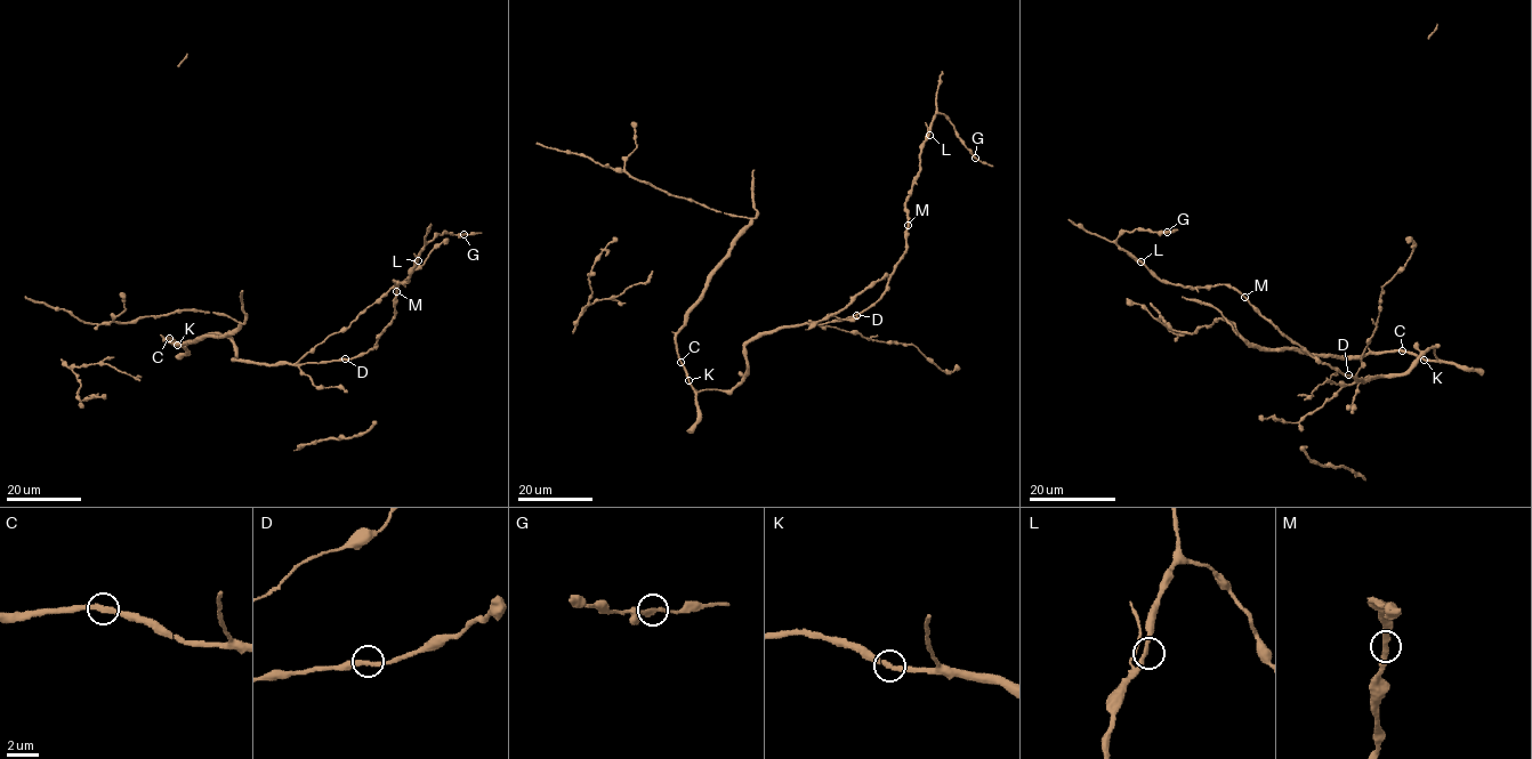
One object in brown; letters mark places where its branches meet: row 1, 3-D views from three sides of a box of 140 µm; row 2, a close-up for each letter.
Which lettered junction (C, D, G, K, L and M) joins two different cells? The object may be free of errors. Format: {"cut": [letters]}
{"cut": []}

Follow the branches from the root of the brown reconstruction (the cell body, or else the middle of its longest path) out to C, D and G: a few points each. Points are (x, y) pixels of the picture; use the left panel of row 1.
C: (232, 341), (219, 333), (207, 333), (178, 346), (169, 338)
D: (232, 341), (233, 360), (256, 363), (304, 364), (345, 358)
G: (232, 341), (233, 360), (256, 363), (361, 356), (395, 316), (394, 280), (408, 281), (437, 234), (464, 234)

